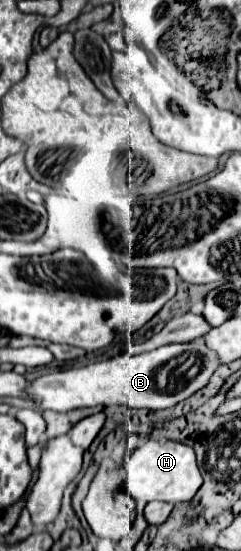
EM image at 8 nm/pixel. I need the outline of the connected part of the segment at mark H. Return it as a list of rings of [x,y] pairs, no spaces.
[[[149,439],[145,445],[135,449],[125,457],[125,489],[131,493],[131,497],[137,503],[149,503],[149,501],[189,501],[199,491],[203,477],[197,467],[195,451],[193,447],[181,443],[181,441],[155,441]]]

